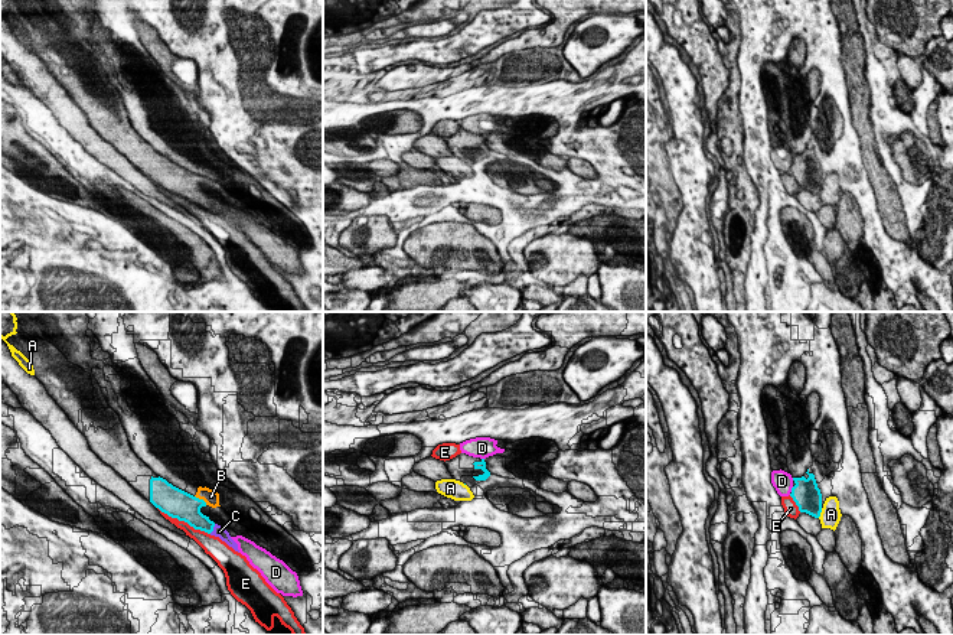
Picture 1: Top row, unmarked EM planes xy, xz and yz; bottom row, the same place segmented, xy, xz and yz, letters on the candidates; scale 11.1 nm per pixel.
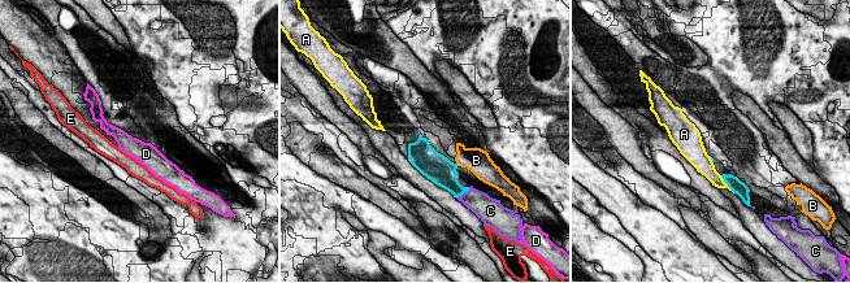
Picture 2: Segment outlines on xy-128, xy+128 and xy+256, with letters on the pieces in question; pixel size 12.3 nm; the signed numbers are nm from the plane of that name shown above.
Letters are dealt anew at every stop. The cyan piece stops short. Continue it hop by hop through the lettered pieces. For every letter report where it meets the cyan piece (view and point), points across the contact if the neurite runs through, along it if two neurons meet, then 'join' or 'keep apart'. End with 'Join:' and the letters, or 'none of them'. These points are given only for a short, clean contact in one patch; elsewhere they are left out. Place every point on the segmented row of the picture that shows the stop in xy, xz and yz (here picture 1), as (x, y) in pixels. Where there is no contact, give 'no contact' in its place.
A: contact yz (821, 511); keep apart
B: contact xy (201, 500); border xy (195, 495), (206, 504); keep apart
C: contact xy (212, 528); way xy (193, 517), (212, 528), (219, 531); join
D: contact yz (792, 489); keep apart
E: contact xy (183, 520); keep apart
Join: C

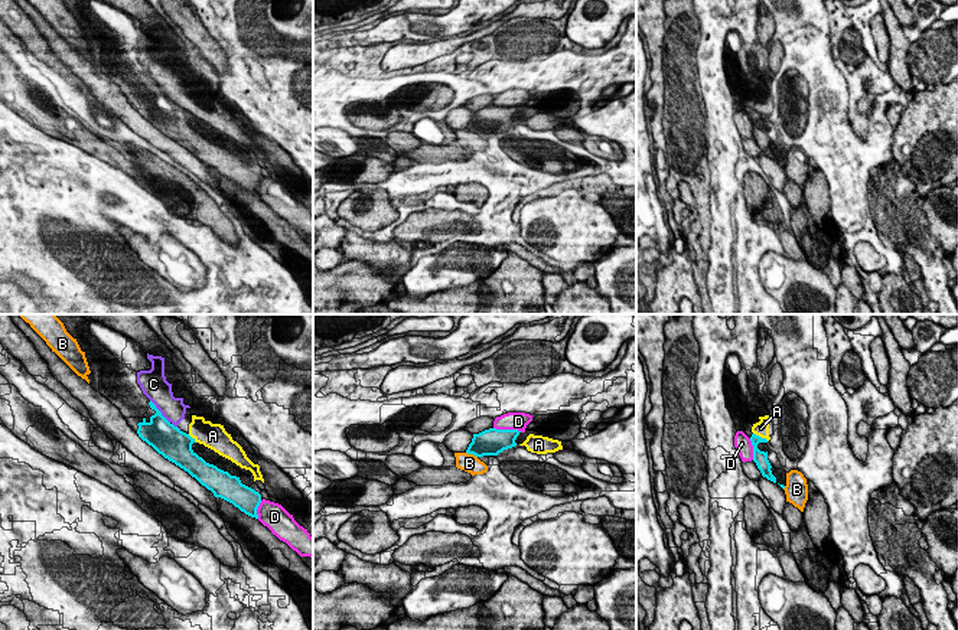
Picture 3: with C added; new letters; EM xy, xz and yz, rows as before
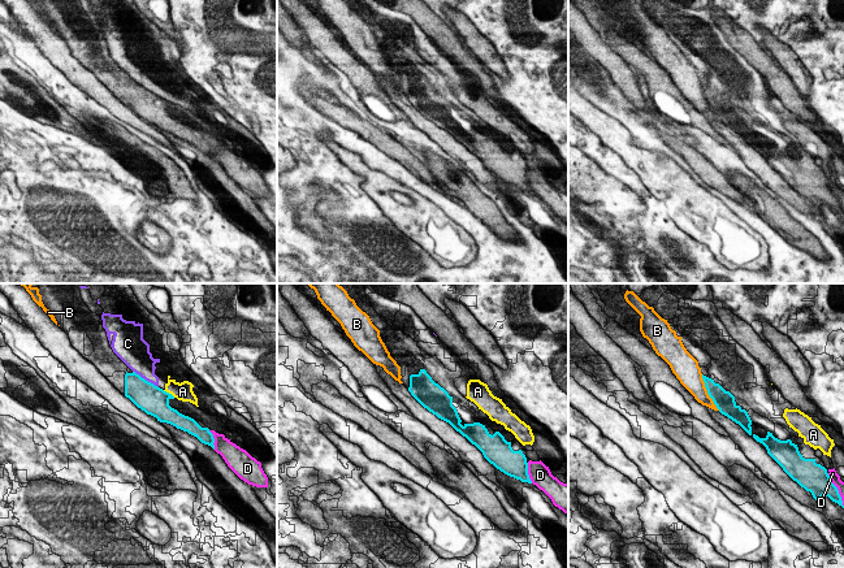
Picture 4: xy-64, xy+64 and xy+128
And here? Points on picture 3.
A: contact yz (761, 437); border yz (753, 433), (768, 440); keep apart
B: contact xz (472, 453); keep apart
C: contact xy (159, 411); border xy (150, 400), (169, 423); keep apart
D: contact xz (508, 430); keep apart
Join: none of them

